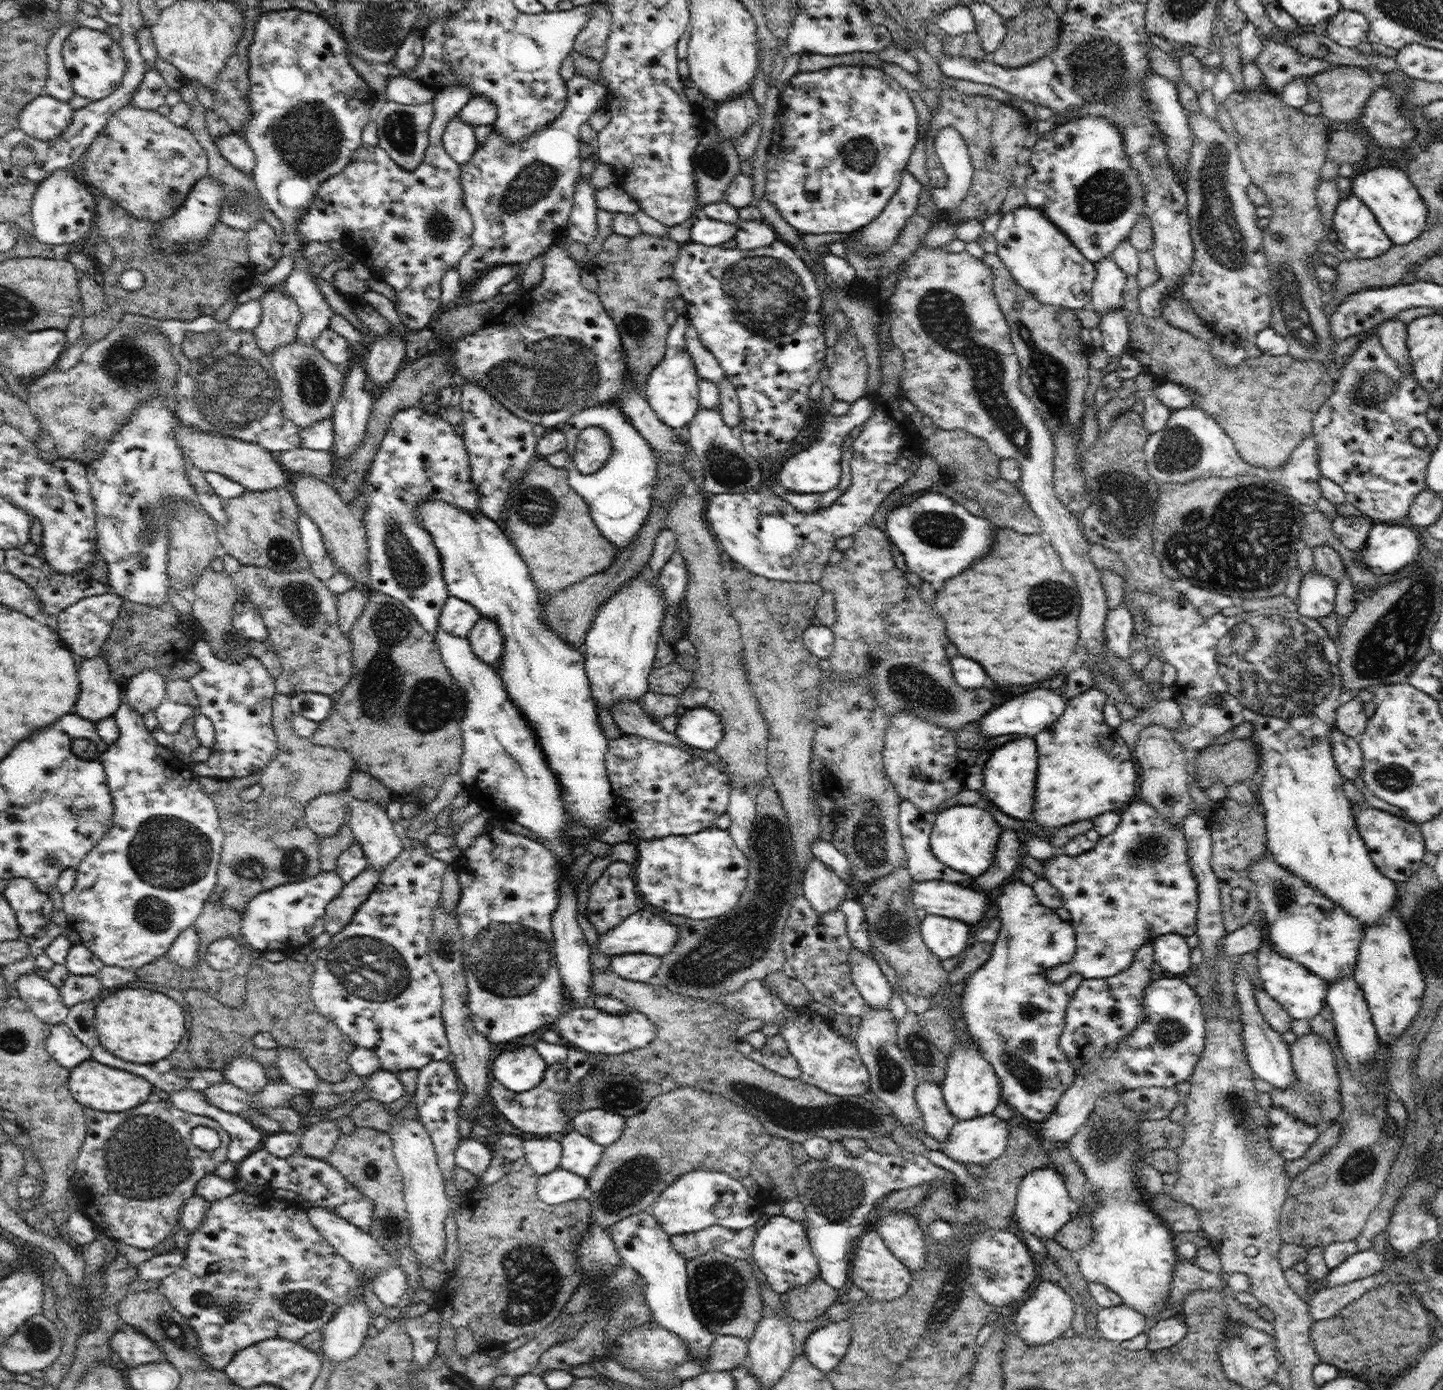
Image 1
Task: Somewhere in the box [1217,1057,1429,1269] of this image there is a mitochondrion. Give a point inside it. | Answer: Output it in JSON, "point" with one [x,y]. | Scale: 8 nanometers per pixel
{"point":[1361,1163]}

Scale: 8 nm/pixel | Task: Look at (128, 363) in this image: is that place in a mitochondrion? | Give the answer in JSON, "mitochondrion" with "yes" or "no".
{"mitochondrion":"yes"}

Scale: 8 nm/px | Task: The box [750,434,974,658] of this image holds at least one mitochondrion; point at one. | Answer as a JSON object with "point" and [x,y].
{"point":[939,529]}

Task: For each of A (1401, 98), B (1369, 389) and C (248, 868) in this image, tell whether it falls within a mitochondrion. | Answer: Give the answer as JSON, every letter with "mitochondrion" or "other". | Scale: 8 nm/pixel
{"A":"other","B":"mitochondrion","C":"mitochondrion"}

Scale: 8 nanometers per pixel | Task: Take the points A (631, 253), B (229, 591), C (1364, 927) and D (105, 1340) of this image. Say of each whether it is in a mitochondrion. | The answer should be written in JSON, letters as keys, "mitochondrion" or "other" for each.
{"A":"other","B":"other","C":"other","D":"other"}

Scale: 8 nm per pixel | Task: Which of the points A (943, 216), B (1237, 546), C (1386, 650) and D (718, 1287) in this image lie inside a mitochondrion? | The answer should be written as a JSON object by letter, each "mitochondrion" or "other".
{"A":"other","B":"mitochondrion","C":"mitochondrion","D":"mitochondrion"}

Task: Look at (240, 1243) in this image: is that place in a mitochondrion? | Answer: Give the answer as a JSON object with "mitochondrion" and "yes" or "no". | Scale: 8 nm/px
{"mitochondrion":"no"}

